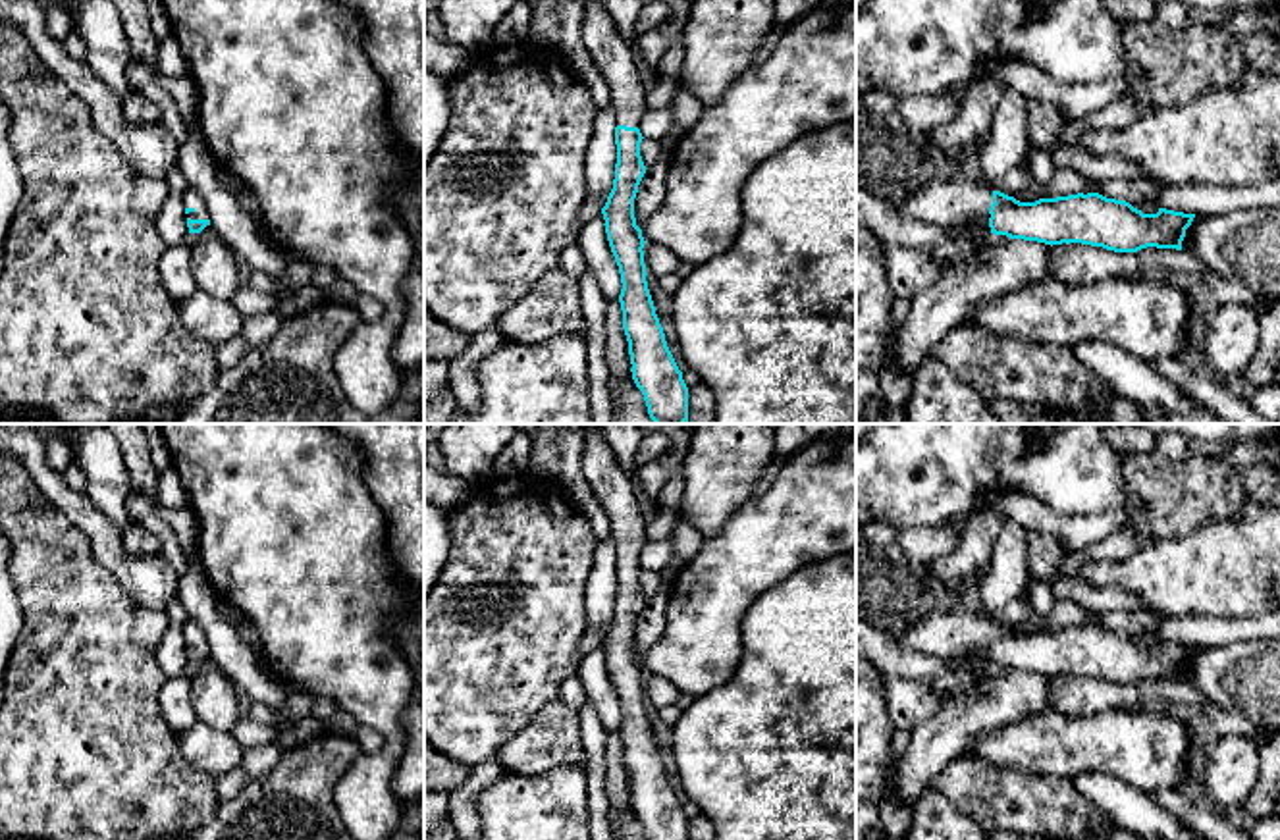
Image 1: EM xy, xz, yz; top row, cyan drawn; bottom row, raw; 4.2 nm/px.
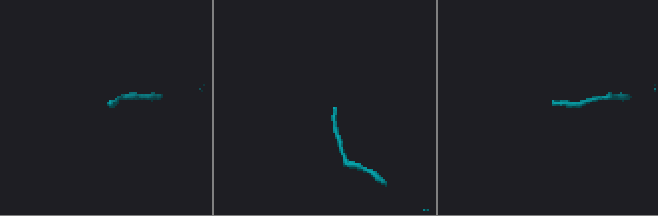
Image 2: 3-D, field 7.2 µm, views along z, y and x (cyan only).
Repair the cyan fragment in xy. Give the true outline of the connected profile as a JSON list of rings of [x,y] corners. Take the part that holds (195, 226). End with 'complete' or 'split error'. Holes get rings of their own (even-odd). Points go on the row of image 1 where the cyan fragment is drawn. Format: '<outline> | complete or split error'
[[[187,187],[181,197],[189,233],[200,233],[206,225],[210,225],[210,216],[202,195],[195,187]]] | split error

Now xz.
[[[601,0],[584,6],[582,42],[603,75],[615,110],[617,164],[613,189],[601,208],[605,233],[621,274],[623,328],[630,372],[655,424],[688,422],[688,387],[667,341],[646,281],[644,237],[634,218],[634,198],[646,173],[640,156],[646,89],[638,58],[615,29]]] | split error

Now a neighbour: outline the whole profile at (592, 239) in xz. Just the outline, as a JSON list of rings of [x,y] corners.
[[[609,104],[607,108],[598,110],[592,139],[584,154],[584,181],[586,195],[600,204],[600,212],[578,231],[576,243],[607,302],[619,299],[623,289],[619,266],[611,252],[601,214],[615,179],[615,127],[613,106]]]

